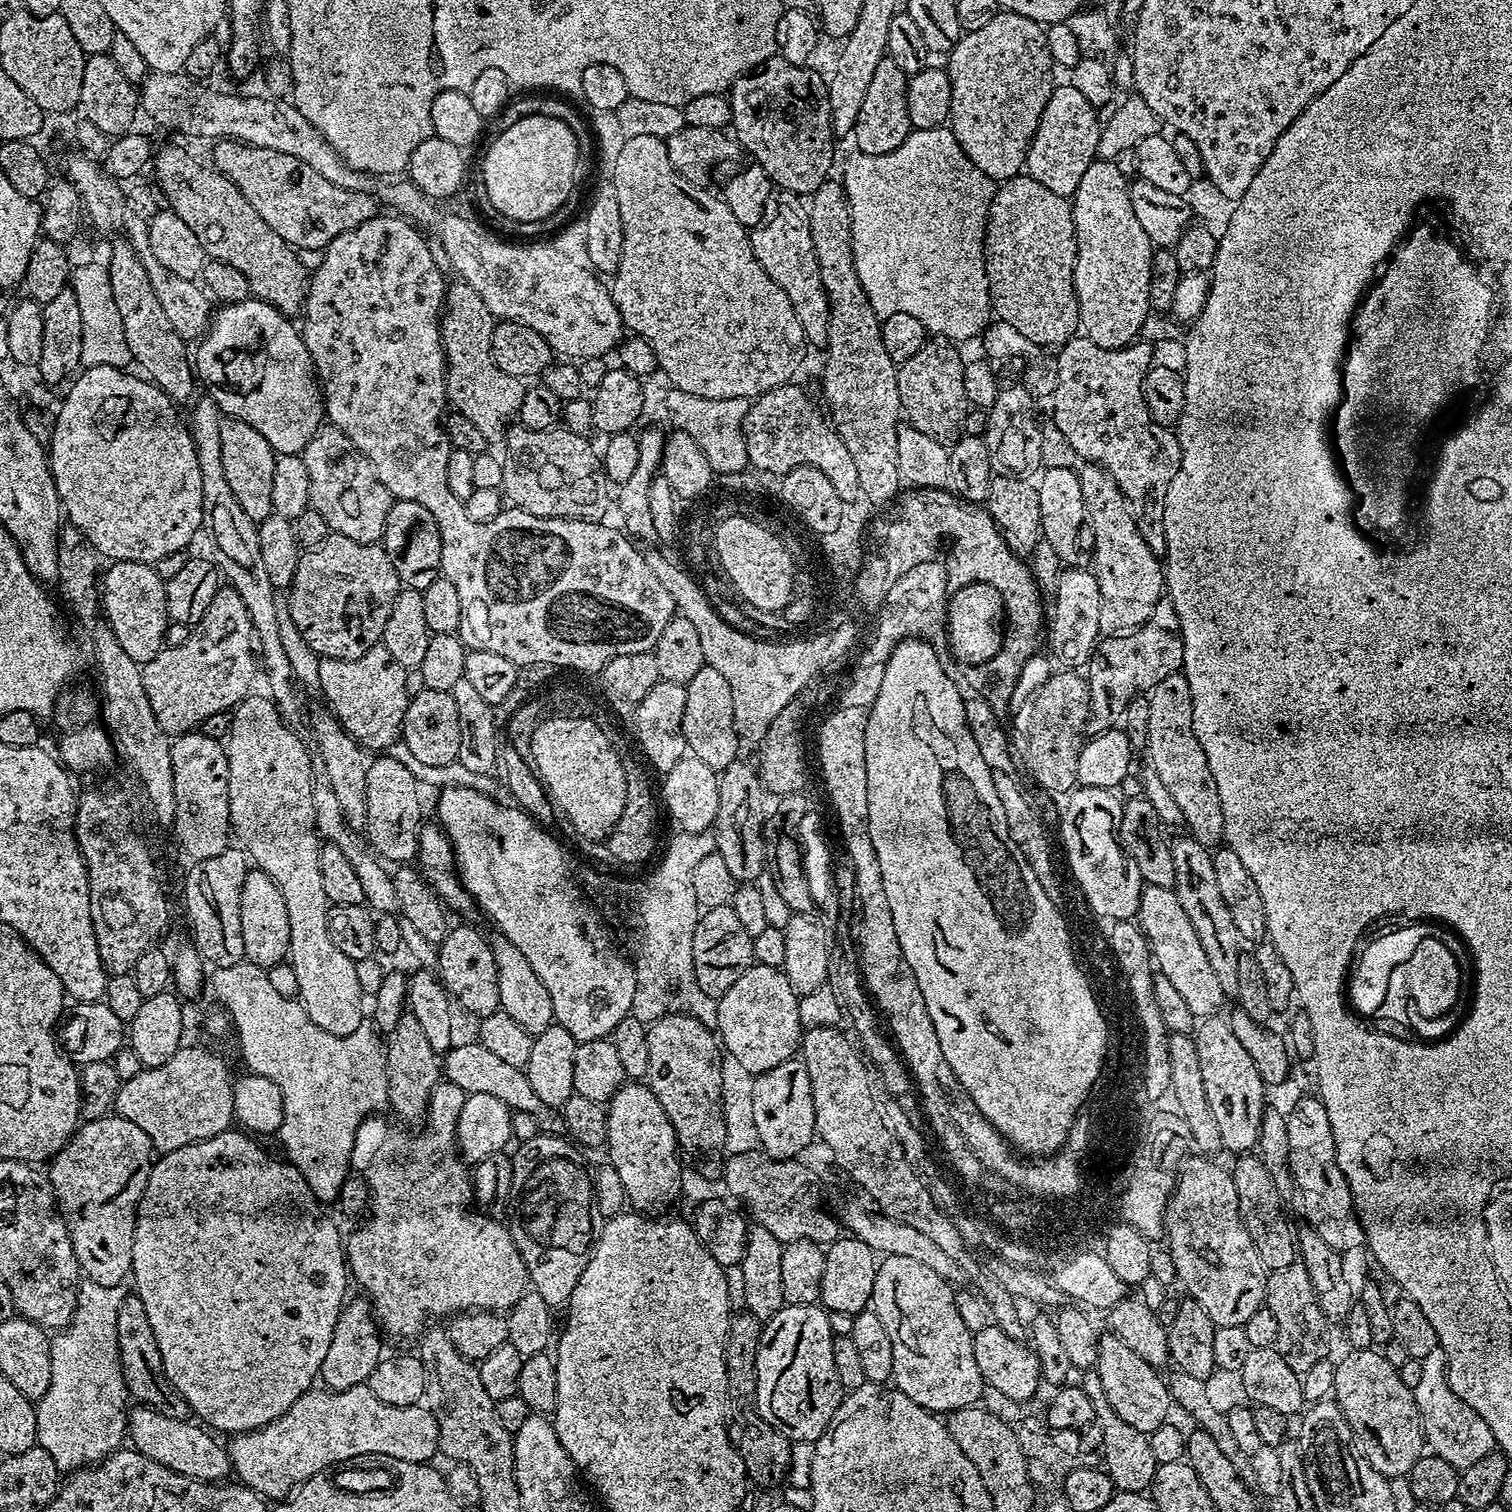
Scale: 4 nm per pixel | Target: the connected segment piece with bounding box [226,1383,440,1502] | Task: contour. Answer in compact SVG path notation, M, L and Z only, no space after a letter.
M367 1383L350 1386L350 1390L341 1392L325 1390L320 1386L313 1387L302 1393L298 1402L294 1402L294 1406L290 1406L290 1410L286 1410L286 1414L282 1414L274 1422L256 1428L253 1432L233 1435L229 1440L232 1441L227 1441L226 1447L235 1479L245 1488L251 1488L253 1492L272 1502L283 1501L314 1474L326 1472L329 1468L353 1460L356 1456L375 1454L377 1457L388 1456L389 1461L426 1464L433 1459L432 1455L440 1452L438 1422L428 1407L420 1404L386 1406L386 1402L378 1402L378 1398L374 1398Z

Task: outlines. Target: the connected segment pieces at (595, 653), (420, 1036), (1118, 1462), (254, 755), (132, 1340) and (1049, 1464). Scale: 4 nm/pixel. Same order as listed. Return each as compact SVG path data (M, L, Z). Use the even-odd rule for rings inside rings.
M378 214L378 215L377 215L377 216L375 216L375 217L374 217L374 218L370 218L370 219L369 219L369 220L367 220L367 221L366 221L366 222L362 222L362 226L354 226L354 230L346 230L346 234L338 234L338 238L334 238L334 242L330 242L330 243L329 243L329 244L328 244L328 247L327 247L327 248L325 248L325 249L323 249L323 252L322 252L322 255L321 255L321 256L324 256L324 257L322 257L322 258L321 258L321 260L320 260L320 265L318 265L318 266L317 266L317 268L314 268L314 271L313 271L313 272L312 272L312 273L311 273L311 276L310 276L310 279L309 279L309 282L308 282L308 296L307 296L307 298L305 298L305 300L304 300L304 307L303 307L303 309L302 309L302 321L303 321L303 320L304 320L304 324L303 324L303 323L302 323L302 335L303 335L303 338L304 338L304 341L305 341L305 342L306 342L306 350L310 350L310 354L311 354L311 355L312 355L312 364L313 364L313 365L314 365L314 366L315 366L315 367L316 367L316 375L317 375L317 377L318 377L318 380L319 380L319 383L320 383L320 384L321 384L321 385L322 385L322 393L323 393L323 404L324 404L324 411L325 411L325 413L326 413L326 420L327 420L327 423L328 423L328 424L329 424L329 425L331 425L331 427L333 427L333 428L337 428L337 429L338 429L338 430L342 430L342 434L346 434L346 438L350 438L350 442L354 442L354 446L355 446L355 447L356 447L356 449L357 449L357 450L358 450L358 451L360 451L360 453L362 453L362 454L363 454L363 456L364 456L364 457L366 457L366 458L367 458L367 460L368 460L368 461L369 461L369 462L370 462L370 463L371 463L371 464L372 464L372 469L374 469L374 470L375 470L375 472L376 472L376 473L377 473L377 474L378 474L378 478L379 478L379 479L380 479L380 481L381 481L381 482L382 482L382 486L386 486L386 490L387 490L387 491L388 491L388 492L389 492L389 494L391 494L391 495L392 495L392 498L393 498L393 501L398 501L398 500L405 500L405 501L406 501L406 502L418 502L418 506L426 506L426 510L430 510L430 514L434 514L434 522L438 522L438 534L439 534L439 535L440 535L440 537L441 537L441 538L442 538L442 558L441 558L441 559L440 559L440 570L441 570L441 573L442 573L442 576L443 576L443 579L446 579L446 580L448 580L448 581L449 581L449 582L450 582L450 583L451 583L451 584L452 584L452 585L454 585L454 590L458 590L458 602L459 602L459 604L460 604L460 605L462 605L462 622L461 622L461 623L460 623L460 630L459 630L459 633L458 633L458 635L459 635L459 637L460 637L460 639L461 639L461 640L463 640L463 641L464 641L464 643L465 643L465 645L467 645L467 647L468 647L468 648L469 648L469 649L473 649L473 648L481 648L481 649L482 649L482 650L490 650L490 654L502 654L502 658L510 658L510 662L514 662L514 663L515 663L515 664L516 664L516 665L518 665L518 666L527 666L527 665L529 665L529 664L547 664L547 665L548 665L548 667L549 667L549 668L551 668L551 669L553 669L553 670L559 670L559 668L573 668L573 670L574 670L574 671L576 671L576 672L592 672L592 674L598 674L598 673L599 673L599 672L600 672L600 671L601 671L601 670L602 670L602 669L603 669L603 668L604 668L604 667L605 667L605 666L606 666L606 662L610 662L610 658L618 658L618 654L638 654L638 653L639 653L639 652L650 652L650 651L653 651L653 649L655 649L655 647L656 647L656 643L657 643L657 642L658 642L658 638L662 638L662 630L666 630L666 626L667 626L667 625L668 625L668 624L669 624L669 623L670 623L670 622L671 622L671 621L672 621L672 617L673 617L673 616L675 616L675 615L677 615L677 611L676 611L676 606L675 606L675 604L674 604L674 599L673 599L673 598L670 598L670 593L669 593L669 591L667 591L667 590L666 590L666 589L665 589L665 587L663 587L663 586L662 586L662 583L661 583L661 582L658 582L658 577L657 577L657 575L655 575L655 574L654 574L654 571L653 571L653 570L650 570L650 567L649 567L649 566L648 566L648 565L647 565L647 564L646 564L646 558L645 558L645 557L644 557L644 553L643 553L643 551L641 551L641 549L640 549L640 548L638 548L638 549L636 549L636 548L635 548L635 546L636 546L636 547L637 547L637 545L636 545L636 544L635 544L635 543L633 543L633 541L632 541L632 540L631 540L631 539L629 539L629 537L628 537L628 536L627 536L627 535L625 535L625 533L624 533L624 532L623 532L623 531L621 531L621 529L620 529L620 528L619 528L619 527L616 527L616 528L617 528L617 529L616 529L616 528L607 528L607 526L606 526L606 525L604 525L604 522L597 522L597 521L594 521L594 520L563 520L563 519L562 519L562 518L546 518L546 517L545 517L545 516L535 516L535 515L534 515L534 514L530 514L530 513L529 513L529 512L523 512L523 511L522 511L522 510L521 510L521 509L520 509L520 508L518 508L518 507L515 507L515 506L512 506L512 507L509 507L509 509L510 509L510 510L509 510L509 512L508 512L508 509L507 509L507 510L504 510L504 511L501 511L501 514L500 514L500 516L499 516L499 517L498 517L498 518L494 518L494 519L493 519L493 520L491 520L491 521L490 521L490 522L474 522L474 521L473 521L473 520L472 520L472 519L470 519L470 518L469 518L469 516L468 516L468 511L467 511L467 510L466 510L466 506L465 506L465 505L464 505L464 501L462 501L462 500L459 500L459 498L458 498L458 497L457 497L457 496L455 496L455 495L454 495L454 494L453 494L453 492L451 492L451 491L450 491L450 485L448 485L448 484L447 484L447 482L446 482L446 465L447 465L447 464L448 464L448 463L450 463L450 454L451 454L451 453L452 453L452 450L453 450L453 446L452 446L452 441L451 441L451 440L449 440L449 439L448 439L448 433L447 433L447 431L446 431L446 424L445 424L445 420L446 420L446 409L447 409L447 408L448 408L448 407L449 407L449 402L448 402L448 364L447 364L447 363L446 363L446 361L445 361L445 360L444 360L444 343L443 343L443 342L442 342L442 341L440 341L440 318L441 318L441 315L442 315L442 313L443 313L443 310L444 310L444 297L445 297L445 295L446 295L446 279L445 279L445 280L444 280L444 276L443 276L443 274L442 274L442 273L440 273L440 264L441 264L441 261L440 261L440 260L439 260L439 259L438 259L438 256L437 256L437 253L436 253L436 252L435 252L435 251L434 251L434 248L433 248L433 252L434 252L434 253L432 253L432 248L431 248L431 246L430 246L430 245L428 245L428 244L427 244L427 242L426 242L426 241L424 241L424 236L423 236L423 234L422 234L422 233L420 233L420 232L423 232L423 231L421 231L421 229L420 229L420 228L419 228L419 227L417 227L417 225L415 225L415 224L413 224L413 223L411 223L411 222L409 222L409 221L407 221L407 220L405 220L405 219L403 219L403 218L401 218L401 217L400 217L400 216L399 216L399 215L396 215L396 214Z
M405 1010L398 1018L398 1026L387 1033L384 1057L388 1083L387 1107L393 1108L404 1120L423 1121L428 1114L430 1094L442 1079L442 1060L430 1046L426 1033L422 1031L418 1018L414 1018L412 1012Z
M1095 1370L1085 1371L1078 1380L1078 1387L1090 1398L1094 1406L1096 1420L1100 1424L1099 1451L1104 1451L1104 1461L1102 1467L1112 1480L1113 1489L1122 1492L1147 1493L1152 1486L1152 1479L1156 1473L1156 1459L1154 1450L1150 1450L1148 1433L1142 1430L1134 1430L1130 1422L1118 1418L1114 1406L1106 1398L1106 1390L1102 1390L1102 1378L1098 1378Z
M249 694L236 705L231 713L232 725L226 737L226 751L228 753L228 797L230 798L230 818L232 819L231 831L242 845L249 861L255 867L260 868L266 874L270 874L270 878L274 878L274 886L278 886L278 890L282 890L282 898L286 902L286 918L290 918L290 946L288 947L288 955L290 963L294 970L295 976L298 978L299 1001L303 1004L308 1020L314 1022L314 1026L318 1026L322 1030L326 1030L326 1034L330 1038L339 1038L346 1034L354 1034L354 1030L358 1030L358 1026L365 1019L366 1012L360 1009L360 1000L362 993L359 988L357 971L355 970L355 960L346 958L346 954L342 954L342 950L338 950L338 946L334 946L334 941L330 939L330 930L328 929L328 910L329 903L326 898L326 890L322 890L322 873L318 867L318 854L322 843L321 837L316 831L316 819L314 818L314 798L312 797L312 786L314 783L314 775L312 776L312 760L308 757L308 748L299 740L297 733L284 723L280 716L279 710L267 695L256 696L257 694Z
M135 1294L125 1295L122 1306L118 1306L118 1358L120 1373L124 1384L128 1387L129 1397L137 1405L154 1408L166 1414L166 1418L175 1420L192 1420L192 1408L174 1390L170 1378L166 1378L166 1370L162 1362L162 1354L158 1350L158 1342L154 1342L154 1330L150 1330L150 1318L146 1318L146 1306L142 1306L142 1298Z
M989 1386L984 1389L982 1406L990 1414L1002 1418L1002 1422L1006 1422L1010 1430L1014 1430L1014 1438L1018 1438L1018 1446L1022 1446L1022 1454L1028 1463L1028 1482L1035 1499L1052 1500L1055 1496L1057 1499L1063 1493L1066 1474L1070 1474L1070 1470L1077 1467L1078 1460L1075 1460L1066 1449L1060 1448L1053 1429L1048 1427L1045 1409L1041 1405L1039 1408L1036 1402L1008 1398L1002 1391Z

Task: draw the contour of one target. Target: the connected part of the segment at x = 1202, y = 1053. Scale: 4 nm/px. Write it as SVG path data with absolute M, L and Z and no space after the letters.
M1223 1015L1205 1016L1194 1032L1198 1058L1201 1062L1202 1079L1207 1101L1214 1110L1219 1125L1223 1147L1235 1154L1248 1154L1260 1143L1264 1118L1264 1091L1266 1085L1254 1064L1254 1058L1246 1054L1242 1042L1234 1034L1231 1023Z

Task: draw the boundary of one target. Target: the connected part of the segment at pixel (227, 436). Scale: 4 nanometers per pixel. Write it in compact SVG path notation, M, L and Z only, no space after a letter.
M221 419L220 433L222 434L222 470L226 474L226 482L230 482L230 490L234 490L234 498L246 510L246 515L254 521L262 521L273 516L273 483L274 462L278 453L250 426L250 422Z

